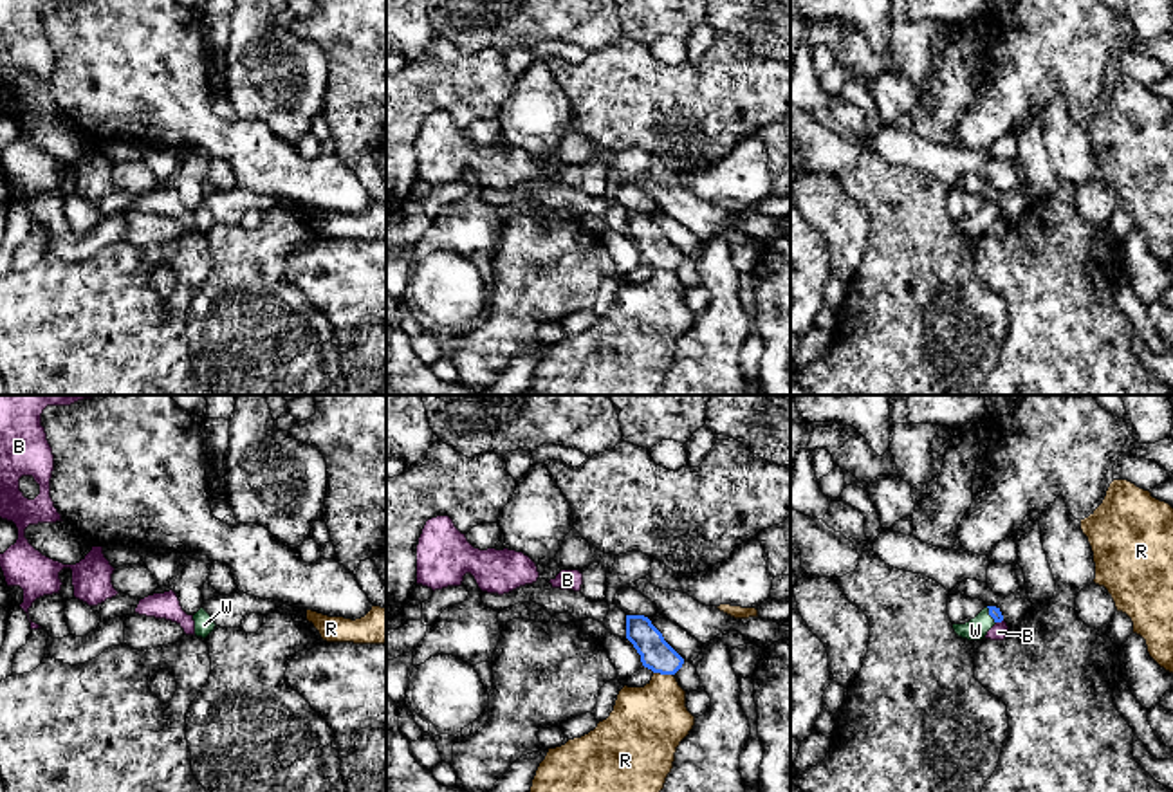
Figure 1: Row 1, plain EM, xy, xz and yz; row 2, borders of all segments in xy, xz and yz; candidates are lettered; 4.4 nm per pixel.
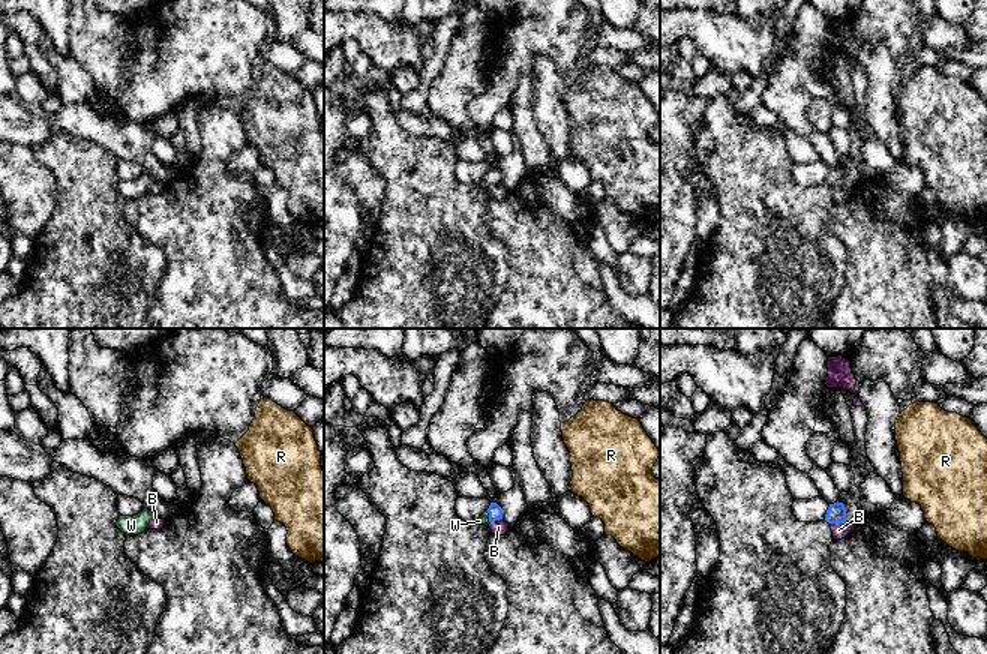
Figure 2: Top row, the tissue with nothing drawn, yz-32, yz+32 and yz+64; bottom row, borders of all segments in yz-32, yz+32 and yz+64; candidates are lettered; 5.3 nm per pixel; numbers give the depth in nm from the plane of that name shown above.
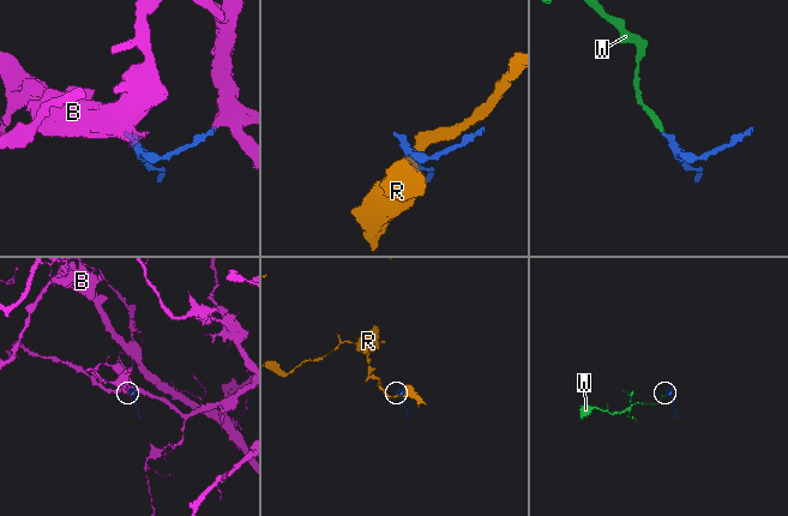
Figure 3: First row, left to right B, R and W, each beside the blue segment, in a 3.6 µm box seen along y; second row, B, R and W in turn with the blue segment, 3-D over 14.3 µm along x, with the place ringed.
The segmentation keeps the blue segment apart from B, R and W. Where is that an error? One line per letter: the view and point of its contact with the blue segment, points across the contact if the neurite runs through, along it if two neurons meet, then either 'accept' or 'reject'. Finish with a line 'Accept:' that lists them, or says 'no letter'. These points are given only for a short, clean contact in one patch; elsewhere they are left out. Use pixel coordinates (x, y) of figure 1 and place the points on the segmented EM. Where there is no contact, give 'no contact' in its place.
B: yz (998, 621) | along yz (1002, 619), (997, 623) | reject
R: xz (663, 673) | reject
W: yz (989, 614) | across yz (995, 612), (989, 614), (977, 628) | accept
Accept: W

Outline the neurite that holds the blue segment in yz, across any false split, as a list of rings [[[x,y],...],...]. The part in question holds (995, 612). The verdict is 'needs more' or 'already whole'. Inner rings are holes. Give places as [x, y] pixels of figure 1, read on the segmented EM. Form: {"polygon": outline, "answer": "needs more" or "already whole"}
{"polygon": [[[985,606],[974,619],[965,624],[953,624],[953,630],[958,637],[967,640],[982,640],[985,639],[987,631],[996,624],[1002,622],[1003,615],[996,606]]], "answer": "needs more"}

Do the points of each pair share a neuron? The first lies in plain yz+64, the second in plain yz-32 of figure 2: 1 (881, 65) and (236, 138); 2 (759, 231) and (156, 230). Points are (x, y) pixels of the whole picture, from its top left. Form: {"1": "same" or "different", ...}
{"1": "same", "2": "different"}

